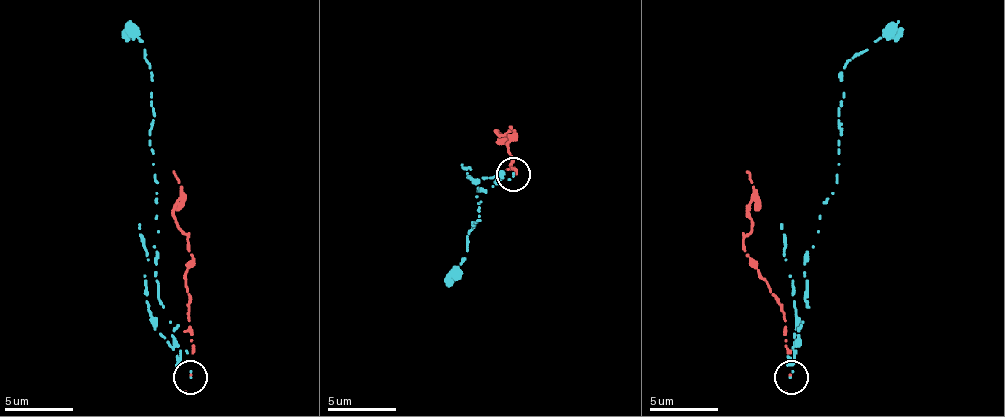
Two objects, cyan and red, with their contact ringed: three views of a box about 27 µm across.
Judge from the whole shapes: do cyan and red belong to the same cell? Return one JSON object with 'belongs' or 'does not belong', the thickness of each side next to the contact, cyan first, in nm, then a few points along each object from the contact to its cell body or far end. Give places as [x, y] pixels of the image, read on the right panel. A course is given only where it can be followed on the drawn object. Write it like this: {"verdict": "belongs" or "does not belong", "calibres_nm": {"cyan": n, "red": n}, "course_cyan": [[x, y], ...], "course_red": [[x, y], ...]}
{"verdict": "does not belong", "calibres_nm": {"cyan": 100, "red": 100}, "course_cyan": [[790, 376], [803, 253], [814, 247], [824, 202], [838, 182], [841, 73], [902, 28]], "course_red": [[790, 376], [783, 305], [759, 274], [742, 243], [752, 223], [749, 206], [752, 182], [745, 172]]}

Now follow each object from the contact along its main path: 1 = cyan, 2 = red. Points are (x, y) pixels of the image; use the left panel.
1: (190, 376), (149, 308), (159, 301), (155, 182), (149, 144), (155, 117), (152, 73), (142, 42), (125, 28)
2: (190, 376), (186, 274), (193, 253), (176, 223), (173, 206), (179, 182), (173, 172)

